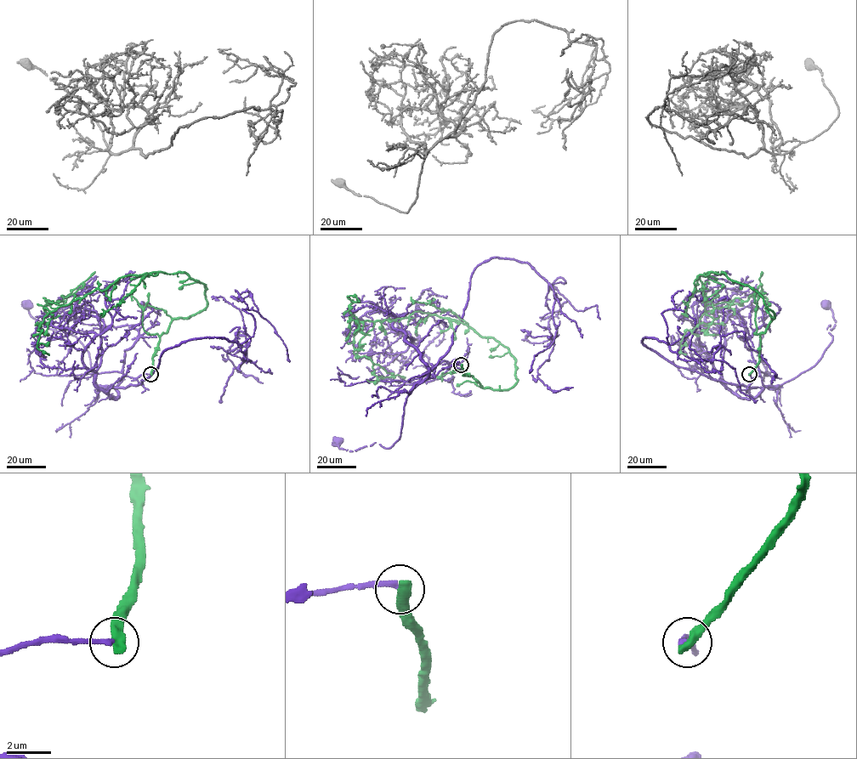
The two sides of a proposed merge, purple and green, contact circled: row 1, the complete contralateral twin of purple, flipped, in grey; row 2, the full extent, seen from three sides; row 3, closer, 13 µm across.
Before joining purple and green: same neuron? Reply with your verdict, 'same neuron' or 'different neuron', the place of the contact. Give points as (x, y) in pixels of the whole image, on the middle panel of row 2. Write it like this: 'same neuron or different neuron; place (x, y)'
different neuron; place (461, 365)

